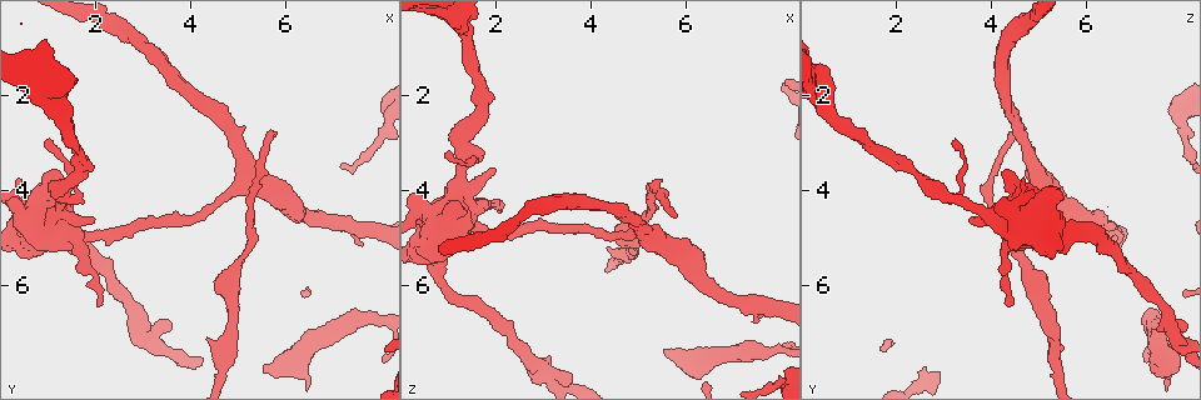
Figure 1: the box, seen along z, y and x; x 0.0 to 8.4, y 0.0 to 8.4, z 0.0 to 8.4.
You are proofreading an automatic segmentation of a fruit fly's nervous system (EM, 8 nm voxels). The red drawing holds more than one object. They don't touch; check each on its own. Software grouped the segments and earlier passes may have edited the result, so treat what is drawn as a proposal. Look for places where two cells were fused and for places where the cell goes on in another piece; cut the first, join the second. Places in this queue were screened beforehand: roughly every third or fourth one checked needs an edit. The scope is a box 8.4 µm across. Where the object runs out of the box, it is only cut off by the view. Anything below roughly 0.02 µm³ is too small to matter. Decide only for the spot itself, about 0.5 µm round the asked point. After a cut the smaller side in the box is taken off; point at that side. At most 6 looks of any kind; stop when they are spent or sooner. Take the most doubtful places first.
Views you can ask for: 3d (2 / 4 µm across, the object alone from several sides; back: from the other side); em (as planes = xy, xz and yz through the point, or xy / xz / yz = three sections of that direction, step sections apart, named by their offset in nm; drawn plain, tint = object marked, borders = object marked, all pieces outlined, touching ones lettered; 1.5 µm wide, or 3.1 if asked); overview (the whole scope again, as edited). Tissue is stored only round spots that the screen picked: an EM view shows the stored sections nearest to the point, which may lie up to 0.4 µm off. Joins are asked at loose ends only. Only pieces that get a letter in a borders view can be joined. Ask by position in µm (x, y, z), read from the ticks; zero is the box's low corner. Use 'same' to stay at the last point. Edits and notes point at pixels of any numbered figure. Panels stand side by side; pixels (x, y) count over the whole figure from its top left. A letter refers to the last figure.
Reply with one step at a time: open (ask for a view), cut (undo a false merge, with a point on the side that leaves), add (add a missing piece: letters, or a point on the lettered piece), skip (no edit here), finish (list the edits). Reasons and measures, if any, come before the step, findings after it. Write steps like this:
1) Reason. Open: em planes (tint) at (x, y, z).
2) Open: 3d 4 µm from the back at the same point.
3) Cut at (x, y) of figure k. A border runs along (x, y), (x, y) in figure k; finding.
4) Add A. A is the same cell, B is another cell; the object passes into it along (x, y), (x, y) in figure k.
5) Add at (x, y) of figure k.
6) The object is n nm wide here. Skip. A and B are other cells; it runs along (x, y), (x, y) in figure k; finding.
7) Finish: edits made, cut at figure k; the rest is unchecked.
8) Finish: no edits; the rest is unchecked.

Branch stops here. Open: 3d 2 µm from the back at (5.55, 7.75, 7.45).

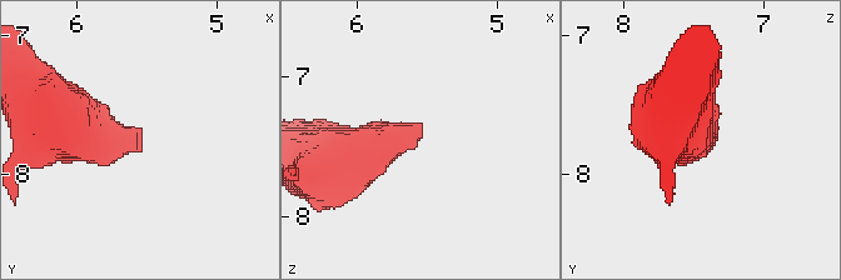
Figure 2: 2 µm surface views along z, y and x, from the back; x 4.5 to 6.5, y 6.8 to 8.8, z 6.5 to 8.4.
Open: em yz step 4 (tint) at (5.56, 7.80, 7.42).

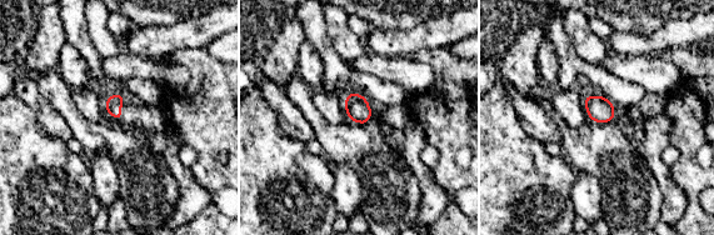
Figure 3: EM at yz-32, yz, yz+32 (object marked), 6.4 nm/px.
Open: em planes (borders) at the same point.

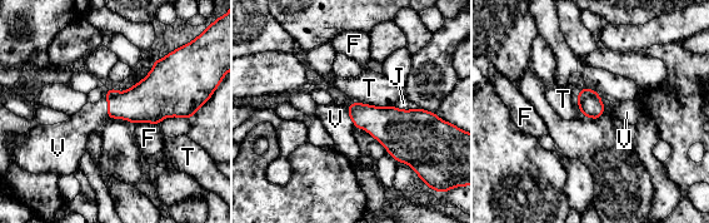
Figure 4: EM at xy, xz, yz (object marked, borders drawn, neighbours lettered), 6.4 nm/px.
The object is 150 nm wide here. Add V. V is the same cell, F, J and T are other cells; the object passes into it along (145, 102), (108, 107), (91, 118) in figure 4; it goes on there.

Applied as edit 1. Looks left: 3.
Sudden change in width. Open: 3d 2 µm at (4.90, 5.65, 4.75).

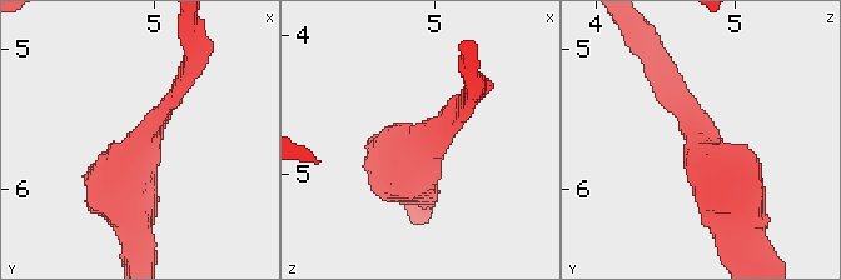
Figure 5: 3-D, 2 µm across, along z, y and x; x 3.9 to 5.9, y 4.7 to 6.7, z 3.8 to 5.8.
The arms are 180, 280 nm wide. Open: em xz step 4 (plain) at (4.92, 5.62, 4.72).

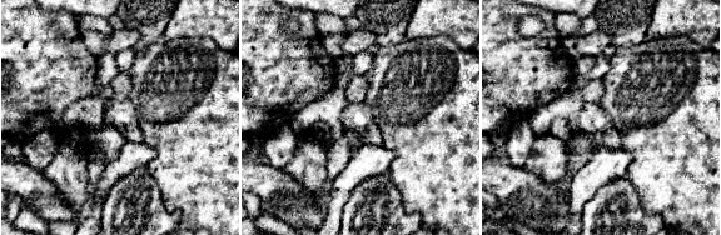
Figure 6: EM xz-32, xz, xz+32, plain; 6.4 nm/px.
Open: em xz step 4 (borders) at the same point.

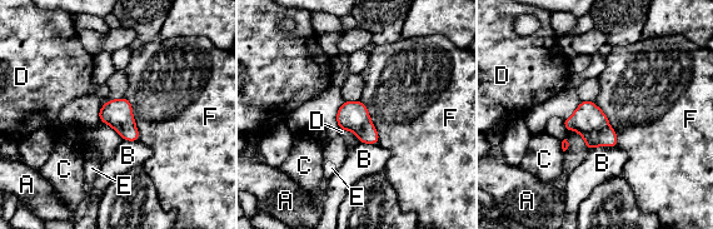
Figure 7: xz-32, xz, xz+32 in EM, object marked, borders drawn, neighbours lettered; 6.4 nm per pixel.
Skip. A, B, C, D, E and F are other cells; a border runs along (592, 101), (606, 115), (617, 145) in figure 7; continuous, no second cell.

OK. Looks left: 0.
Finish: edits made, add at figure 4; the rest is unchecked.

